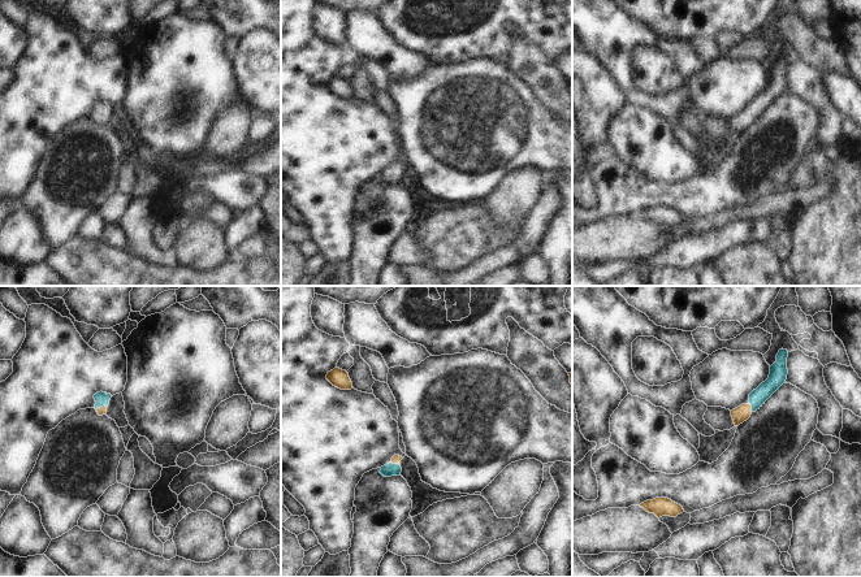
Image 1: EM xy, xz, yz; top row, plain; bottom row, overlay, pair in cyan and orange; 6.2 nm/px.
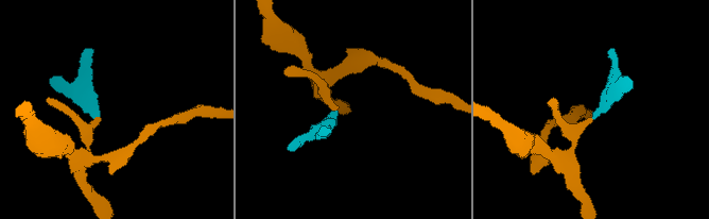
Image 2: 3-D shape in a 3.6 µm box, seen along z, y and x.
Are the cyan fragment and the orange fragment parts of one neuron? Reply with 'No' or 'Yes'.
Yes

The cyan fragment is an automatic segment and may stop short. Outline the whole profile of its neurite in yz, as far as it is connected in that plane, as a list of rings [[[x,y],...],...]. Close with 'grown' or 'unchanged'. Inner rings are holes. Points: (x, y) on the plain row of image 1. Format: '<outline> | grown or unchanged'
[[[779,58],[776,70],[770,75],[769,87],[762,91],[756,99],[749,103],[749,112],[731,120],[731,125],[735,135],[739,135],[747,130],[753,121],[760,118],[765,110],[783,94],[786,92],[787,78],[787,58]]] | grown

